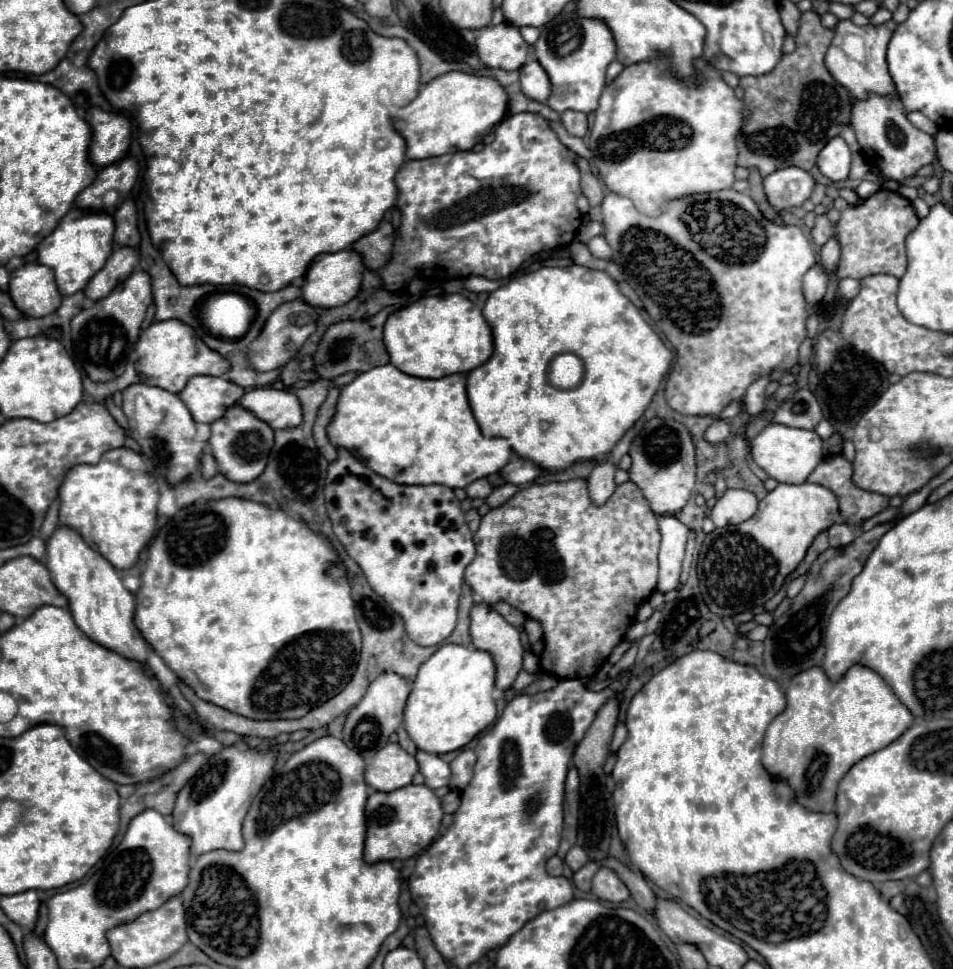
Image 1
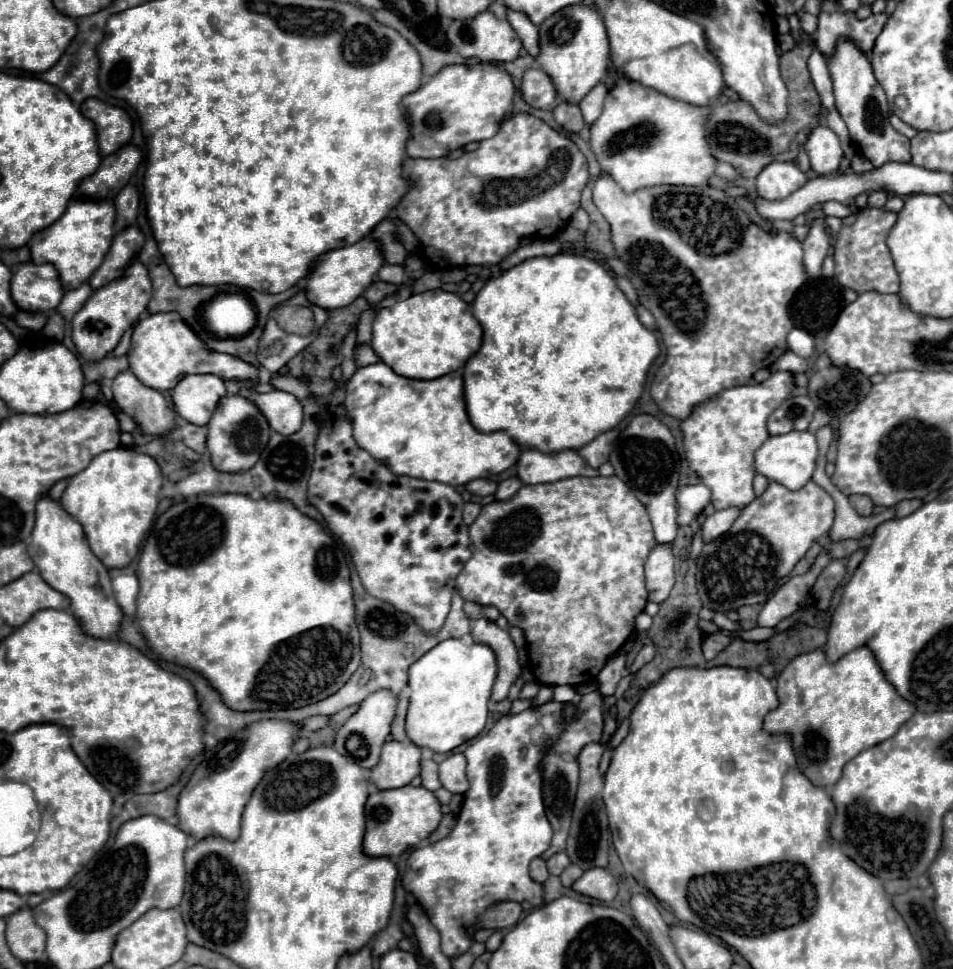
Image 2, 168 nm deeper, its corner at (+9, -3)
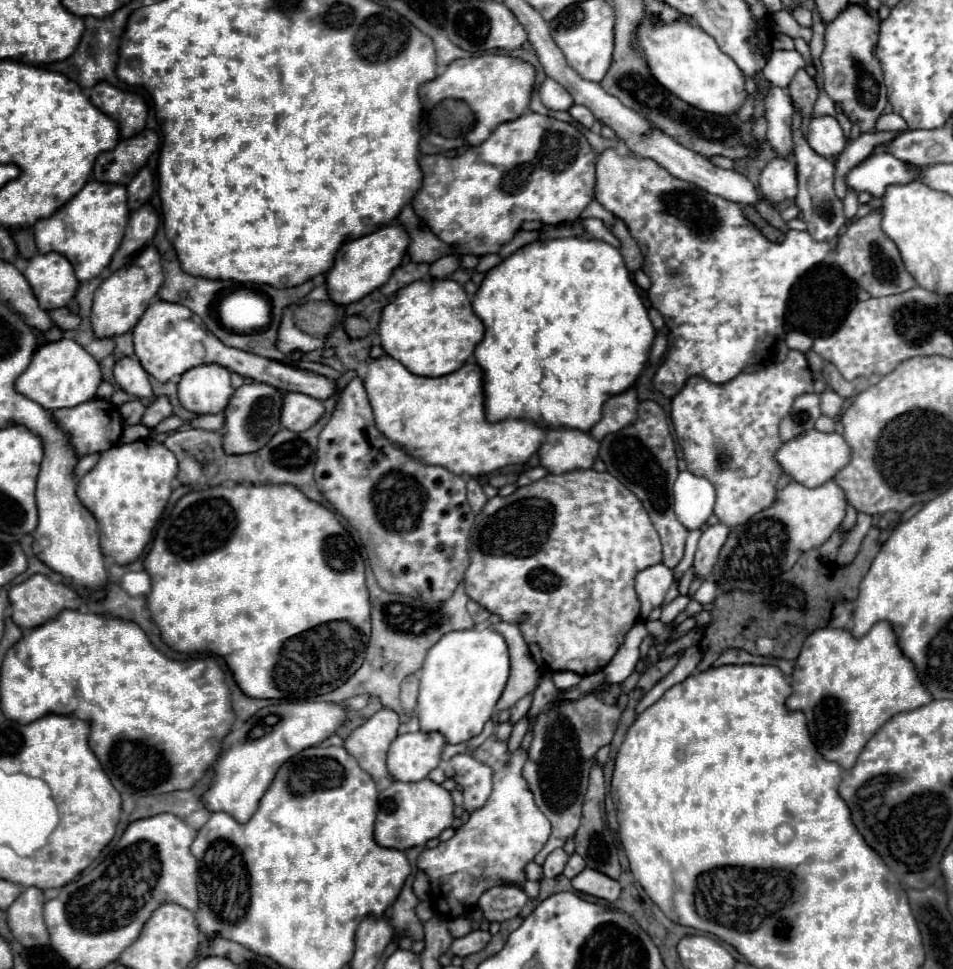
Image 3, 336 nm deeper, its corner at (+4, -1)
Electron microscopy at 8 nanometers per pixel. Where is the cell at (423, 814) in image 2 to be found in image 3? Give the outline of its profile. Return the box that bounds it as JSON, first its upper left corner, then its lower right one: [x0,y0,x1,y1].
[375,779,453,849]

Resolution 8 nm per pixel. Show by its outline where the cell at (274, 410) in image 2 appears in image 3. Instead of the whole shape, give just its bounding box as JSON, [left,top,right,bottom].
[281,393,325,433]

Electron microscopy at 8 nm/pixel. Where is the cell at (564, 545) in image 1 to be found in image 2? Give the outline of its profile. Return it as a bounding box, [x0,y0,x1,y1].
[456,475,656,685]

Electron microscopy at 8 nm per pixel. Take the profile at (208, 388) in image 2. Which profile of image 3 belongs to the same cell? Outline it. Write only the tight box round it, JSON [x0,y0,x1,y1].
[179,363,233,415]

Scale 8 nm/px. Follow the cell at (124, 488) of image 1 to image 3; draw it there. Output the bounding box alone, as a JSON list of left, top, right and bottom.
[77,437,175,565]

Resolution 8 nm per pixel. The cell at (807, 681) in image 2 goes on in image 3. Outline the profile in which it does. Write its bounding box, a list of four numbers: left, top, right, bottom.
[787,621,933,769]

